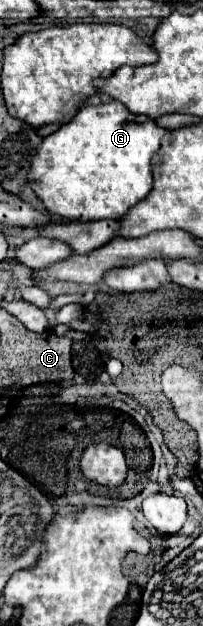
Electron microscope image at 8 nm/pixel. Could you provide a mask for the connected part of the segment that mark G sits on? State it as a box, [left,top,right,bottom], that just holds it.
[29,100,171,220]

